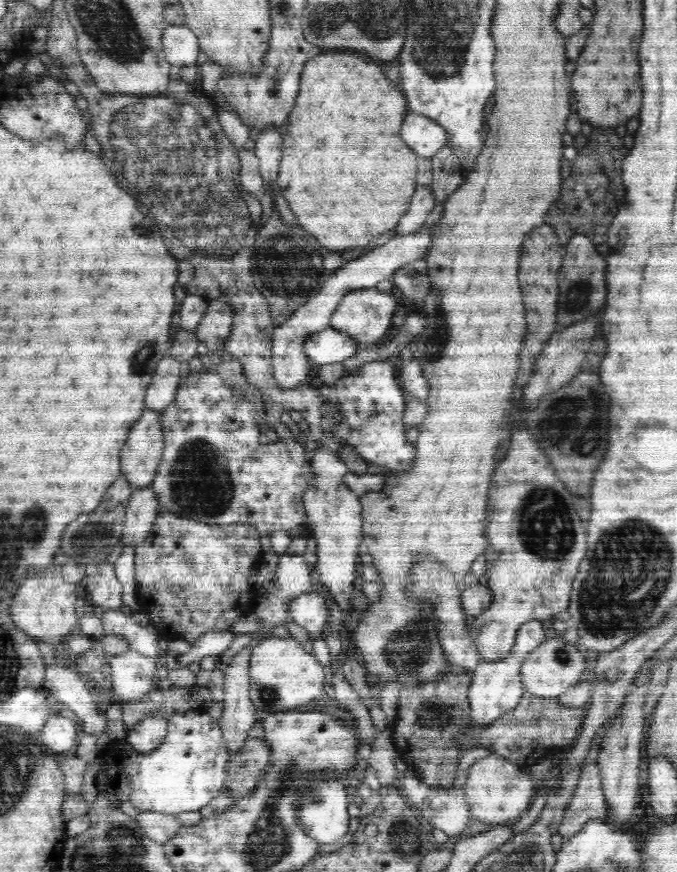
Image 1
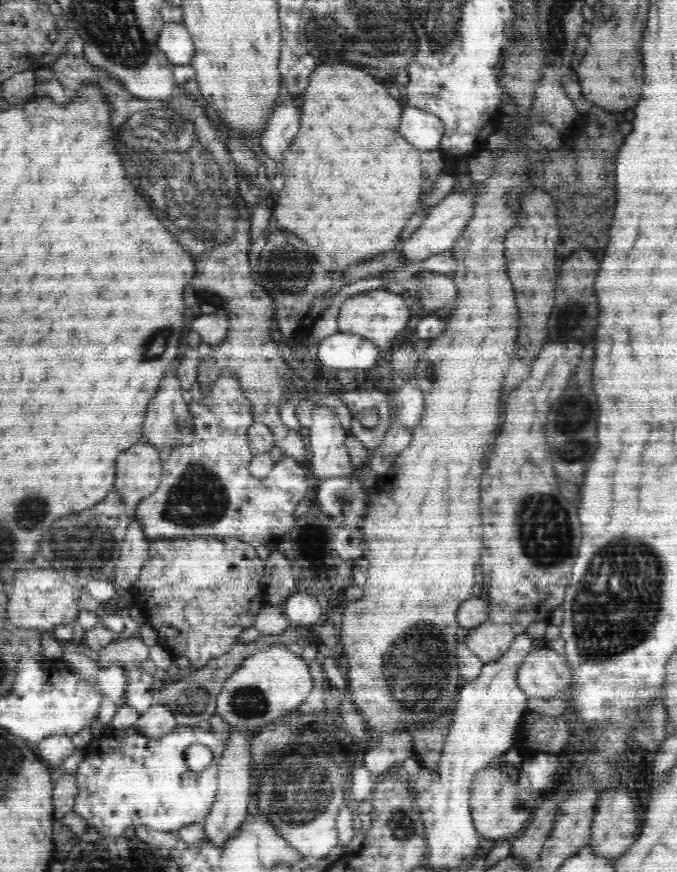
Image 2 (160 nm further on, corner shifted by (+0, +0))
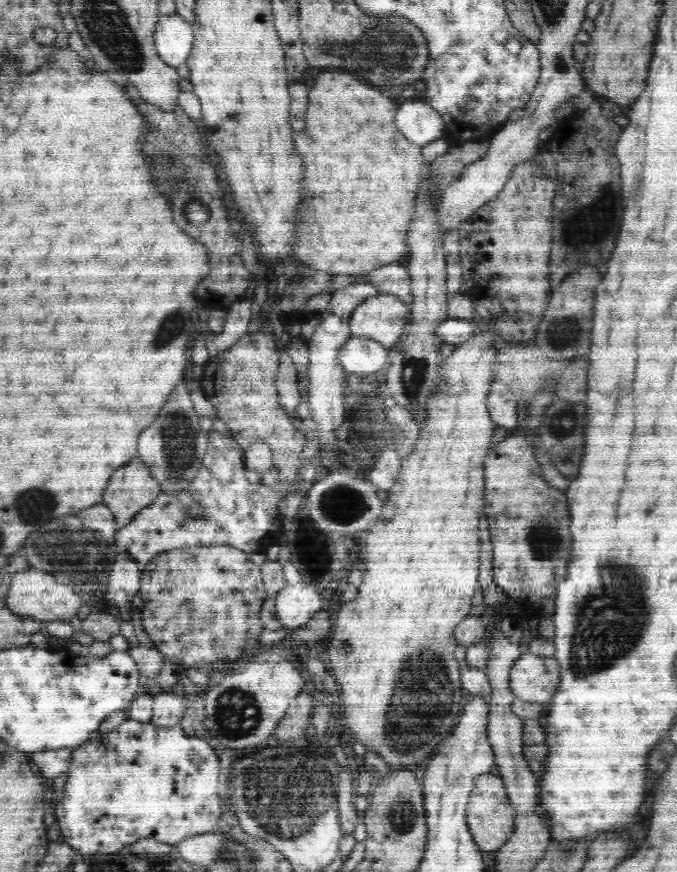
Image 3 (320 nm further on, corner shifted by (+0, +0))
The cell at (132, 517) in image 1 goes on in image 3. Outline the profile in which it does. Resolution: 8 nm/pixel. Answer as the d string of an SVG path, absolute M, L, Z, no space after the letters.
M125 552L118 553L115 563L112 567L111 575L108 577L108 586L104 589L104 600L112 607L116 607L119 610L120 618L128 620L128 614L131 614L131 601L134 598L136 592L139 591L141 585L140 579L141 567L133 558L129 557L129 554Z

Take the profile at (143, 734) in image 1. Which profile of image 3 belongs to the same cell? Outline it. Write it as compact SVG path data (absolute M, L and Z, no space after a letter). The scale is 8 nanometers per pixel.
M163 691L153 696L153 712L150 722L158 726L171 727L179 724L188 708L184 695Z

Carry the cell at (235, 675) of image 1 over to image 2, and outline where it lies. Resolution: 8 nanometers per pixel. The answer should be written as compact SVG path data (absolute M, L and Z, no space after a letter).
M230 726L231 735L227 738L225 750L220 759L218 772L218 794L212 810L206 815L204 830L209 841L216 846L222 846L230 840L232 834L240 828L246 818L248 807L253 800L254 778L250 778L250 762L252 762L250 734L236 730Z

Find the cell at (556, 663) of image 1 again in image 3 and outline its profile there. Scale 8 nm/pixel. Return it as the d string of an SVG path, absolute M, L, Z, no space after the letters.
M528 652L514 662L509 674L509 687L522 701L548 703L558 691L560 673L556 658Z

